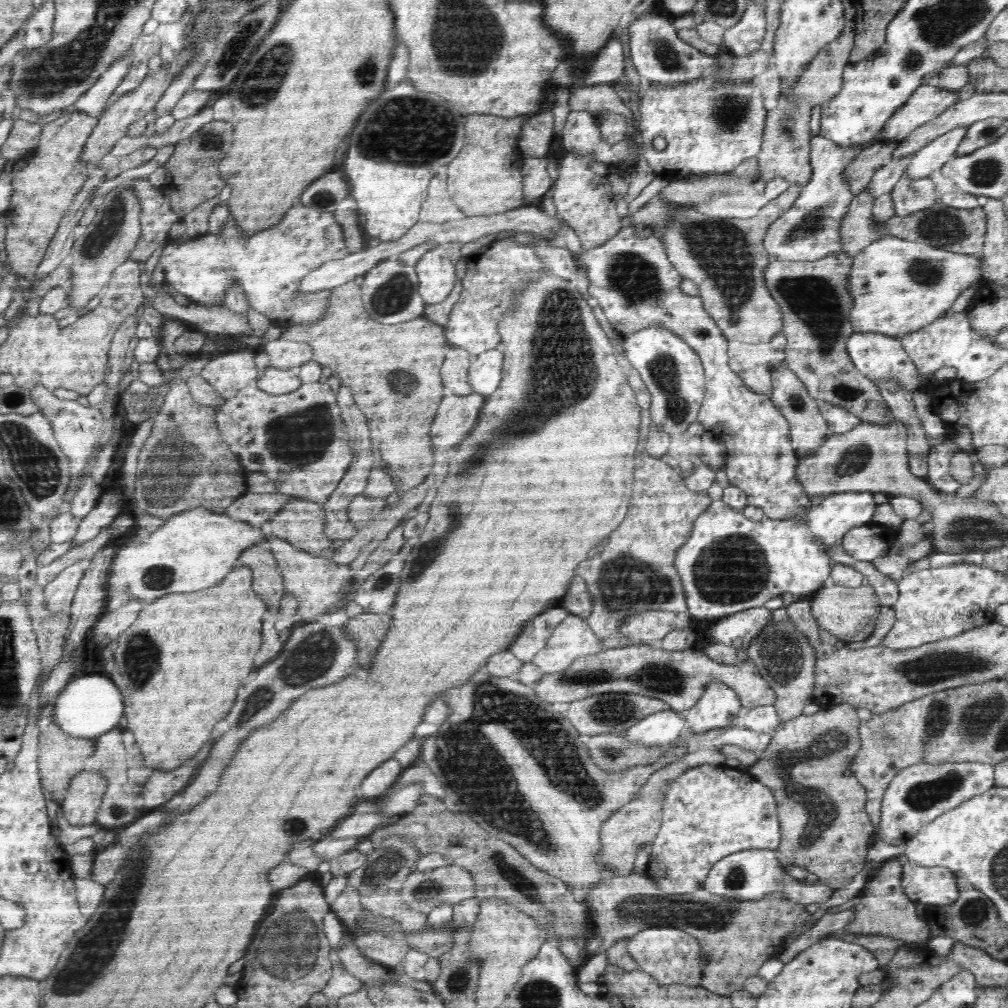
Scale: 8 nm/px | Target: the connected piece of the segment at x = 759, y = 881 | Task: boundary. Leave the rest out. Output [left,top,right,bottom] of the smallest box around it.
[704,849,833,906]

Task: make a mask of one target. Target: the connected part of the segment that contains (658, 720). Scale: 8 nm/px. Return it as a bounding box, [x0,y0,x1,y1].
[626,709,688,747]

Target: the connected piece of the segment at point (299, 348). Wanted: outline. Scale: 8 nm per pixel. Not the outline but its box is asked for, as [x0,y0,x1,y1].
[264,340,313,369]

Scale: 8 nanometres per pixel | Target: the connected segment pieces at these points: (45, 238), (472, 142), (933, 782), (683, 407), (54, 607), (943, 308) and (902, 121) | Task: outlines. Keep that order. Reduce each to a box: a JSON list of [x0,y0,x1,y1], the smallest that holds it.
[[3,110,98,279],[448,115,528,217],[876,763,994,842],[624,326,705,434],[43,562,84,613],[850,236,984,340],[878,83,958,142]]

